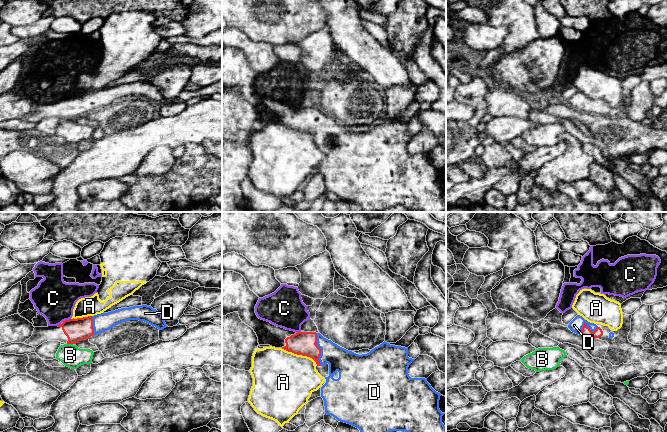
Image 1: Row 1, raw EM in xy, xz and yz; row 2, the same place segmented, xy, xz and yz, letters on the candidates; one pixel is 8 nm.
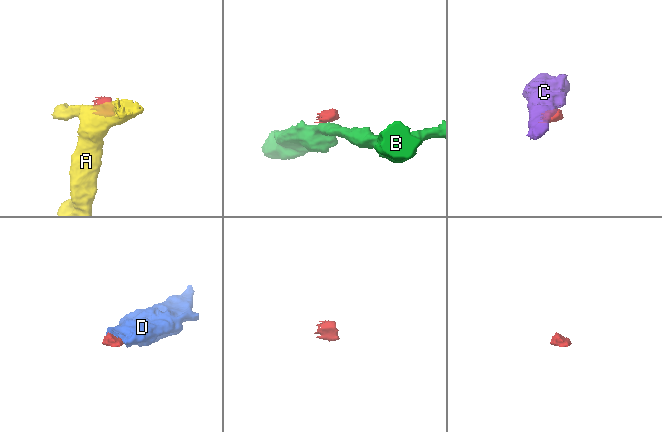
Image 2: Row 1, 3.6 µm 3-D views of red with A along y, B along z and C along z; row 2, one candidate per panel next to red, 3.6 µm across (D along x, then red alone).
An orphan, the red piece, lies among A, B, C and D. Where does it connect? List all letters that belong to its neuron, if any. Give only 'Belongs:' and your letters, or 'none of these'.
Belongs: D

